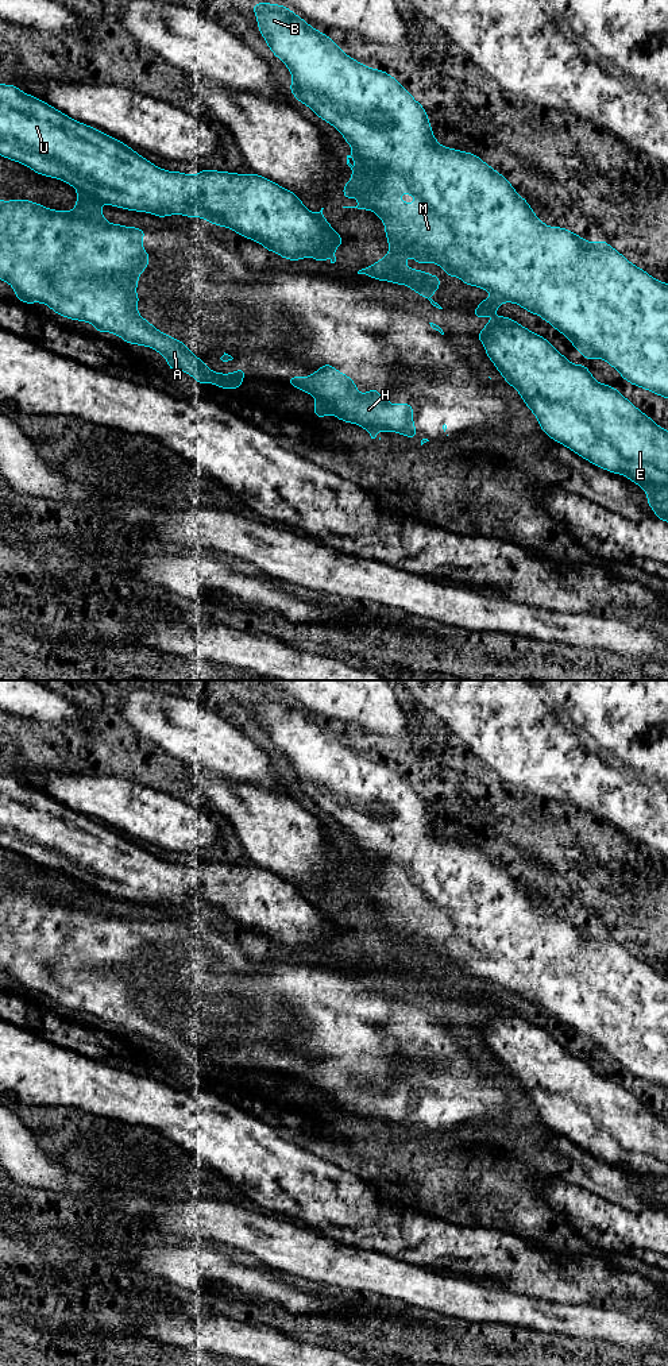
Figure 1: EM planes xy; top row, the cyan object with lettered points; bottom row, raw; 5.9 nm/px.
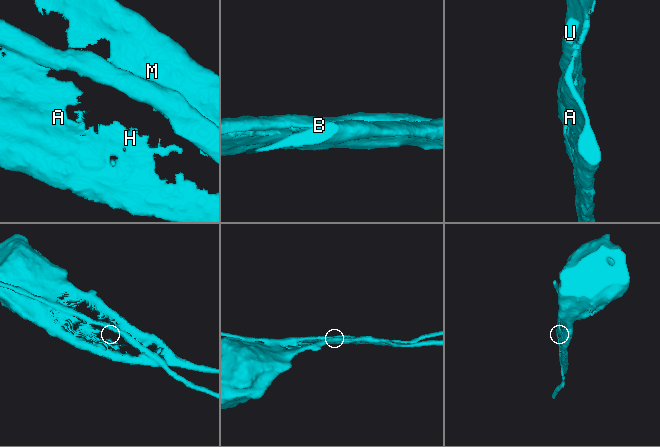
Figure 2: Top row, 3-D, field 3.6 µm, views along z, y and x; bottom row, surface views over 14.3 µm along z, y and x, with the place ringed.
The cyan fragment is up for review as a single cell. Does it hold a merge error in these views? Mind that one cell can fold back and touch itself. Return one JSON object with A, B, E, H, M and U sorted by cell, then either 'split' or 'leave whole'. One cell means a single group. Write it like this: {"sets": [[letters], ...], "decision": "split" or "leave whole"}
{"sets": [["A", "B", "H", "M"], ["E", "U"]], "decision": "split"}

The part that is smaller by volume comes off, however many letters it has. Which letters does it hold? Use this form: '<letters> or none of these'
E, U

